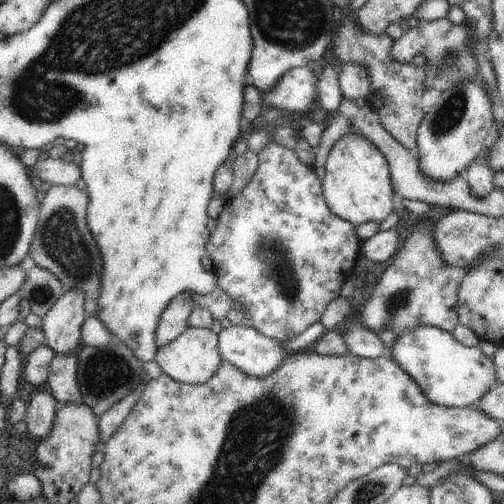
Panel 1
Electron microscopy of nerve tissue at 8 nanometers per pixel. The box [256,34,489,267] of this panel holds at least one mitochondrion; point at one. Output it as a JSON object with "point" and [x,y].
{"point":[447,119]}

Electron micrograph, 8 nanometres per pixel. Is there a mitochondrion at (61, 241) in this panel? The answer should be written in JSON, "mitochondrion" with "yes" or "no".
{"mitochondrion":"yes"}

